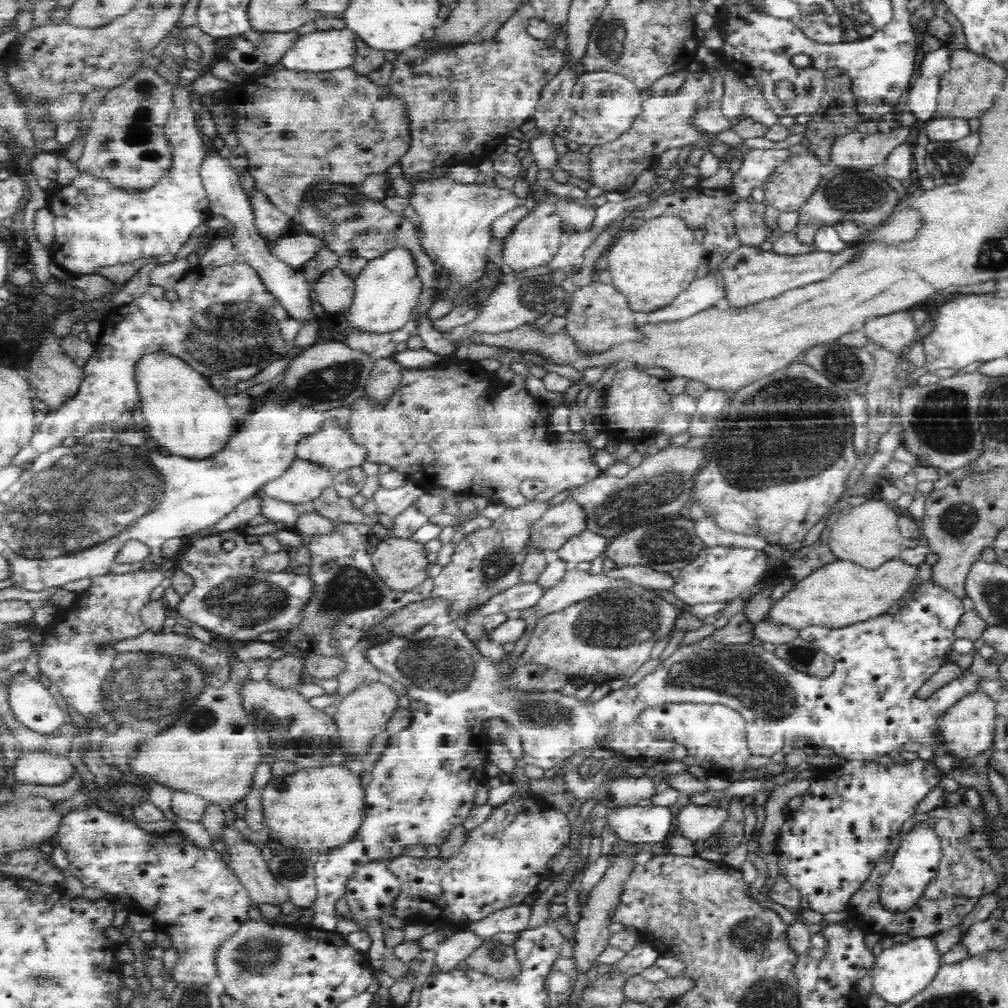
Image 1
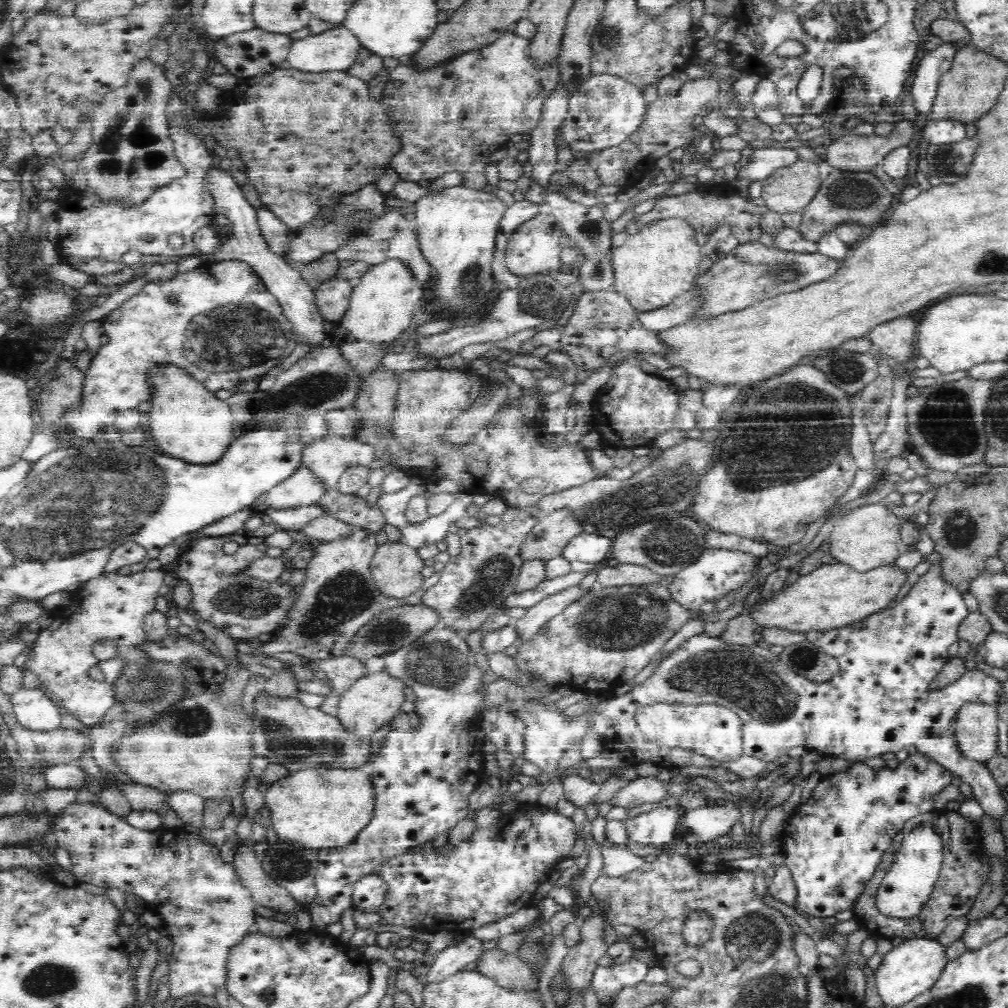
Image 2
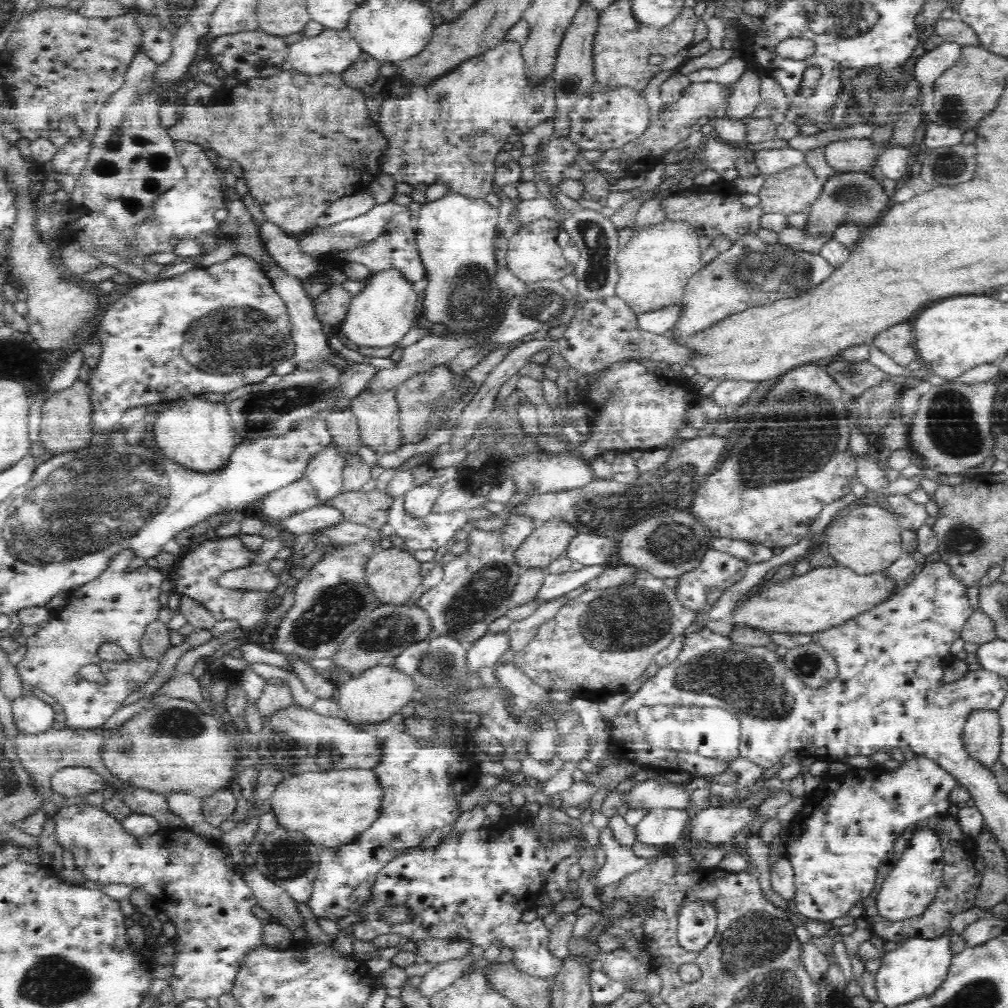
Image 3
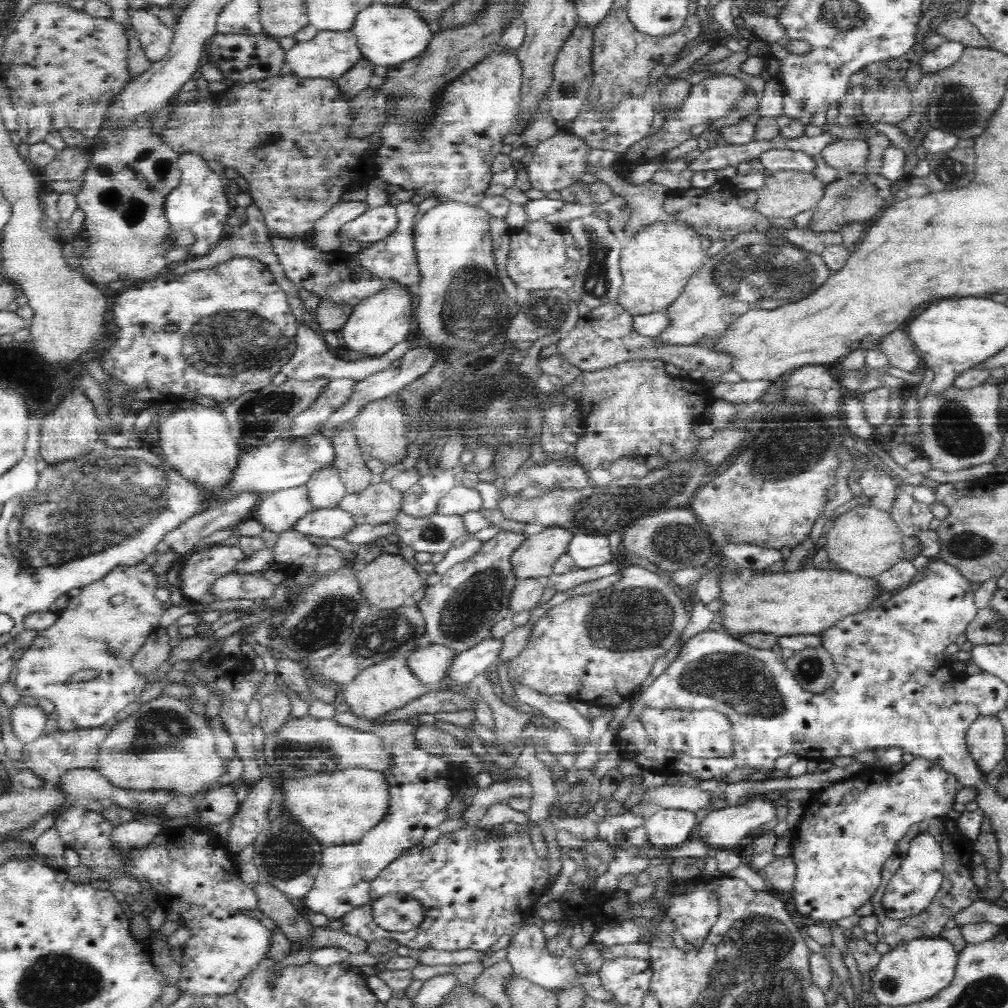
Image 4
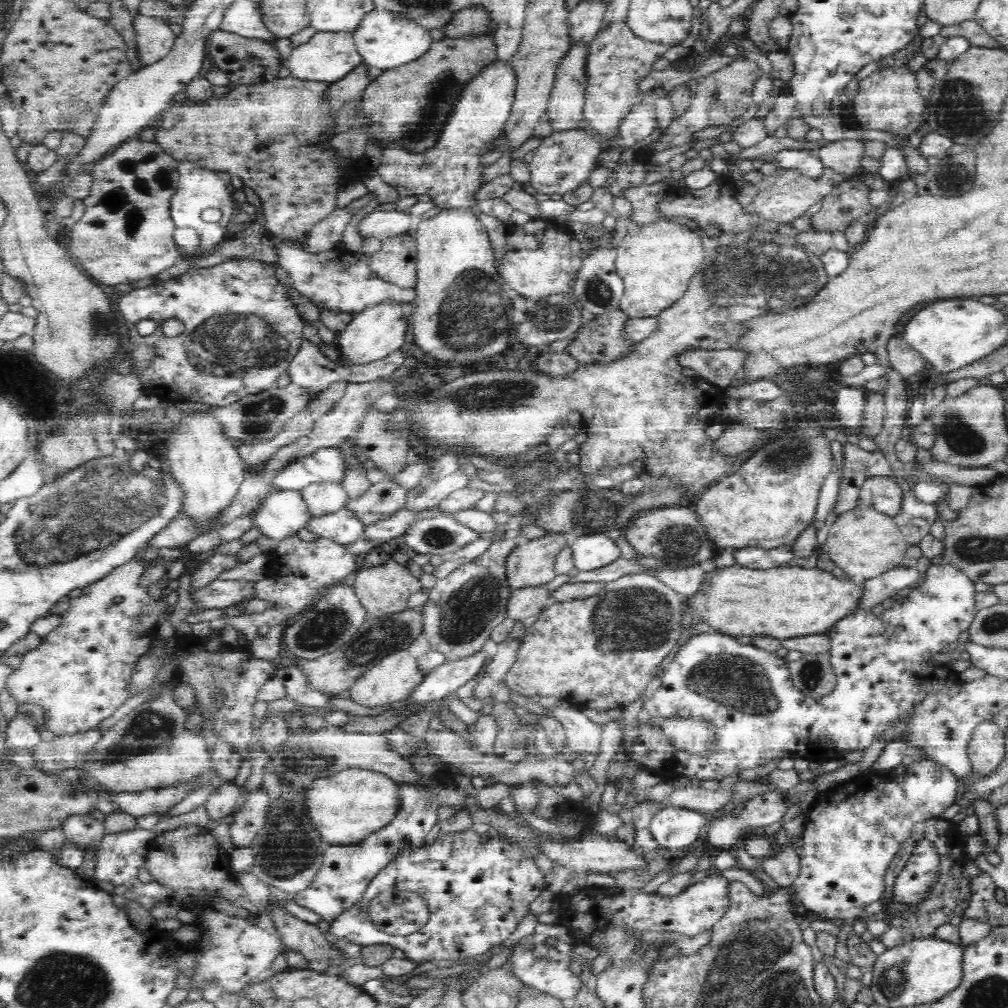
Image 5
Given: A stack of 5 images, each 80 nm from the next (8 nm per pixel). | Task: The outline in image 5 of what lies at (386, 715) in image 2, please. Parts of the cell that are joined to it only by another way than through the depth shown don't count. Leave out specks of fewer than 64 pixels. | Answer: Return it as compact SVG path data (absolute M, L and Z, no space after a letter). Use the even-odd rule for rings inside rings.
M407 650L398 651L385 656L382 660L374 663L374 666L368 668L364 674L360 674L343 695L350 698L352 702L364 706L364 708L376 710L376 708L392 706L396 702L410 700L413 694L420 688L423 680L424 677L418 670L416 659L411 657Z

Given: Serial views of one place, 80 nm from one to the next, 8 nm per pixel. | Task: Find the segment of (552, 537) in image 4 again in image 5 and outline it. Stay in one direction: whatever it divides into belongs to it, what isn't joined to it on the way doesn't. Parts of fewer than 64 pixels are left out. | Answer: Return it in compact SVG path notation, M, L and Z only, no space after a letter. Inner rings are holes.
M548 533L540 538L522 540L508 557L510 586L550 582L557 576L554 566L558 554L568 548L564 533Z

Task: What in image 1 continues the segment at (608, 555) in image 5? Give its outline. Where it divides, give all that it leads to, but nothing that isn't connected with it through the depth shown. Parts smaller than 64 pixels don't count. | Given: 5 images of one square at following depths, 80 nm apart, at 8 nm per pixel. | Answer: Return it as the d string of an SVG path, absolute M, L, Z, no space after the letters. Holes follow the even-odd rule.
M584 530L574 537L568 538L559 547L558 557L567 564L577 565L580 562L591 562L602 555L607 548L607 540L604 536L590 530Z

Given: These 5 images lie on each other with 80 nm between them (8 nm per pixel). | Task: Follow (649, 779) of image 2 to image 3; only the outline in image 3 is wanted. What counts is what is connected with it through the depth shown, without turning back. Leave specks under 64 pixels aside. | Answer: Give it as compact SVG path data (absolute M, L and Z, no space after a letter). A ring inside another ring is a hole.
M644 780L634 784L628 792L624 794L624 799L620 799L622 804L629 808L654 809L654 808L676 808L686 809L690 804L689 793L681 789L680 785L658 784L652 780Z

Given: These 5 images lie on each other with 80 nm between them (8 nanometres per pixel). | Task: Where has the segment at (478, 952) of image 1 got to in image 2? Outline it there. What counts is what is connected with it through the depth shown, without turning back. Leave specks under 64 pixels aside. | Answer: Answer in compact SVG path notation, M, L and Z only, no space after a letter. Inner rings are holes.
M502 948L480 950L476 956L476 969L480 975L492 978L502 987L527 986L531 984L531 966L521 959L519 953L506 954Z

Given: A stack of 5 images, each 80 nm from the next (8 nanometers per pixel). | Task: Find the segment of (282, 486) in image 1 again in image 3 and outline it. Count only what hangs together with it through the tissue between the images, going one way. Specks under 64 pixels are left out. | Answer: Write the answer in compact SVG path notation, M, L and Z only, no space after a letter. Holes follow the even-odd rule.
M302 474L295 482L263 497L260 510L266 523L276 526L274 521L281 517L321 504L318 488L314 487L312 480Z

